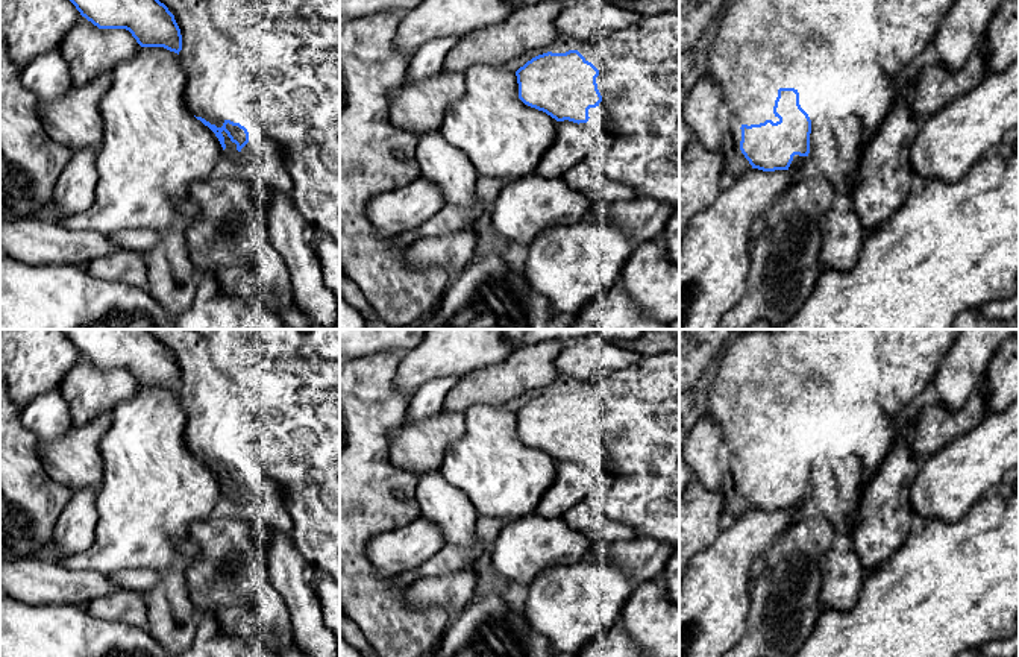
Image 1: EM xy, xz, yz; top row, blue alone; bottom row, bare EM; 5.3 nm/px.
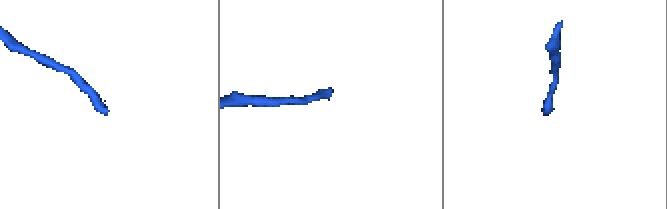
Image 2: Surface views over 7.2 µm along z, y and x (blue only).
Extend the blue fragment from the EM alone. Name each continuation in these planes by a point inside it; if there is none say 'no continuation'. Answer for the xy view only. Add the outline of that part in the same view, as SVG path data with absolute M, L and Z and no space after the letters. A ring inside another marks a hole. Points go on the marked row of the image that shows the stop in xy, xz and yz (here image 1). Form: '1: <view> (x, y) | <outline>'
1: xy (260, 161) | M249 138L238 156L224 168L235 179L247 181L253 187L264 184L291 199L293 181L270 138Z

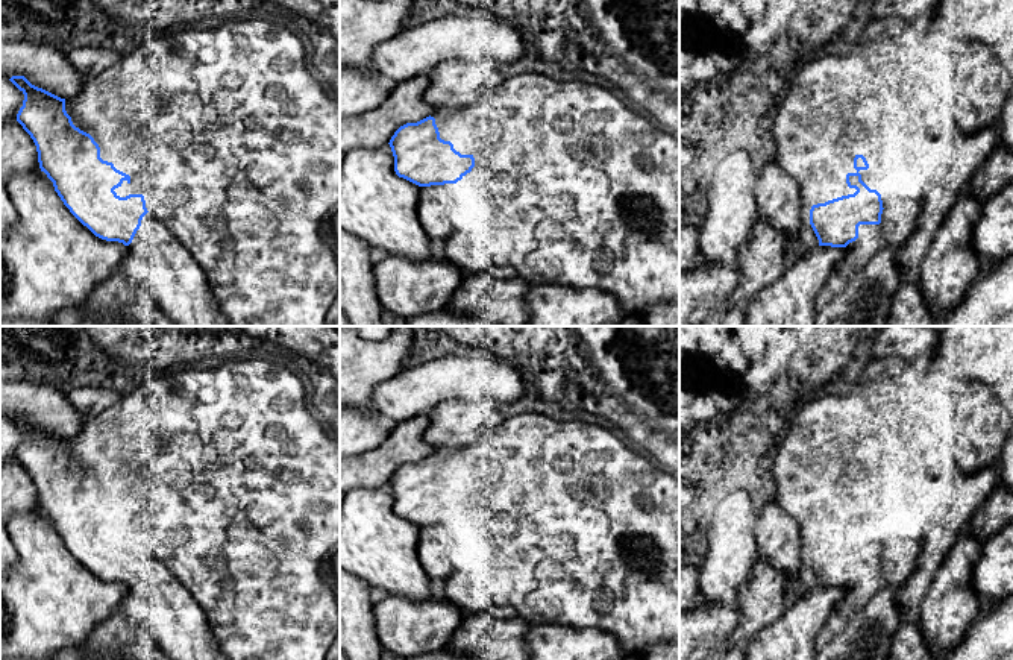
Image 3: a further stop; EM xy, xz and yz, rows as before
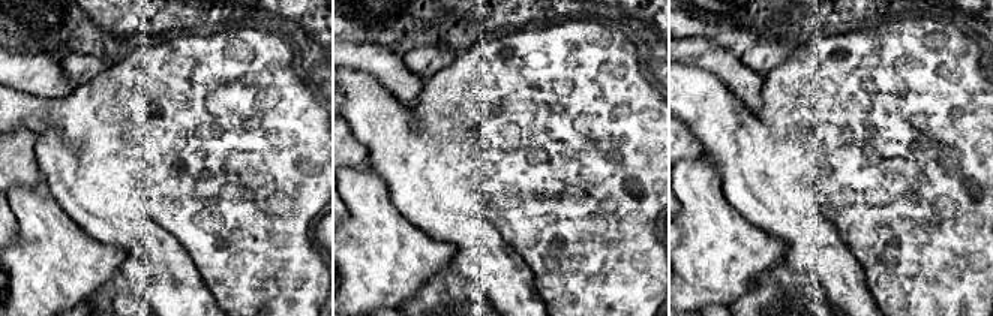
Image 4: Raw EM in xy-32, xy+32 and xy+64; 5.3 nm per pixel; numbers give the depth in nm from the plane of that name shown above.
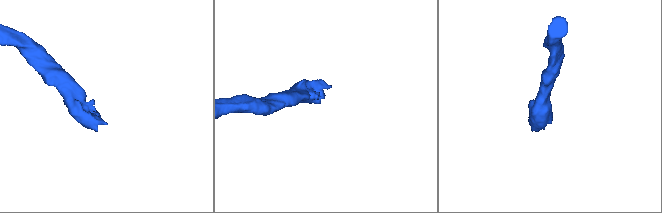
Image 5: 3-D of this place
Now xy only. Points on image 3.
1: xy (156, 261) | M152 212L143 217L120 272L147 290L176 326L232 326L202 267Z

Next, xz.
no continuation

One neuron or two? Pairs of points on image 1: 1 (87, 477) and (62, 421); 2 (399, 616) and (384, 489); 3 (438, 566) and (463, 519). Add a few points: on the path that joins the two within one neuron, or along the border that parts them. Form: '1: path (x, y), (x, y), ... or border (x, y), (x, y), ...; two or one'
1: border (73, 425), (56, 439), (40, 442); two
2: path (367, 584), (355, 572), (355, 521); one
3: border (476, 522), (475, 543), (472, 546), (446, 546); two

